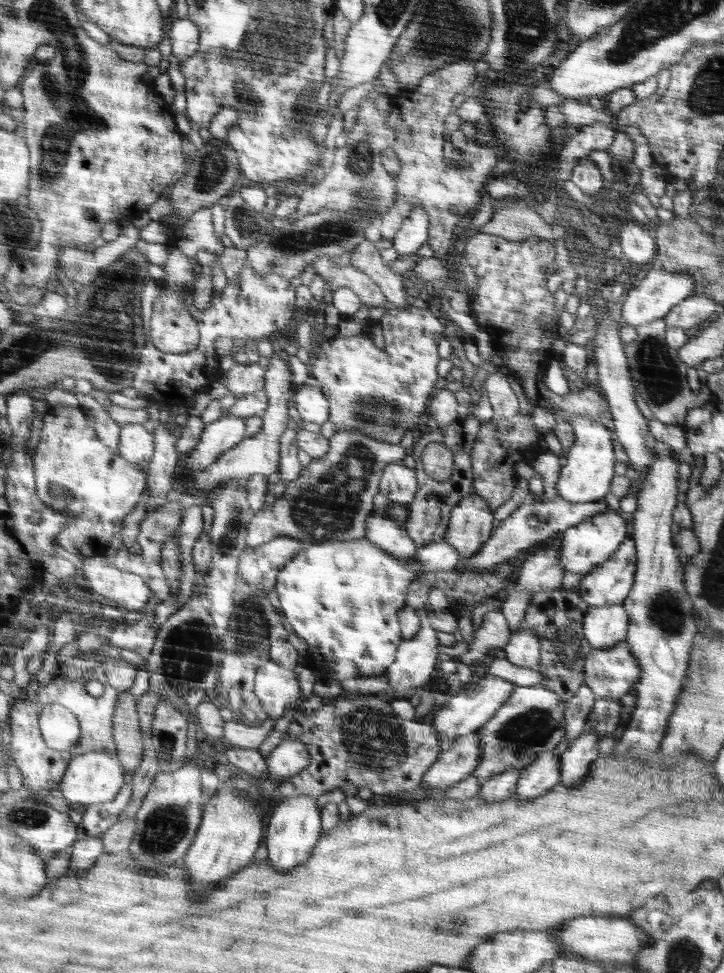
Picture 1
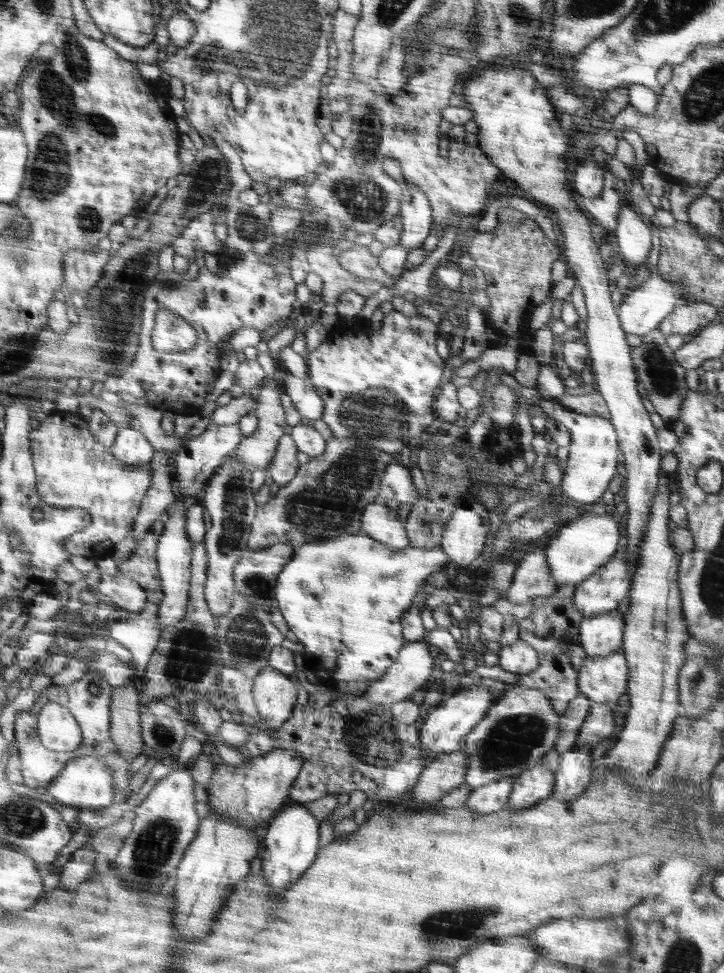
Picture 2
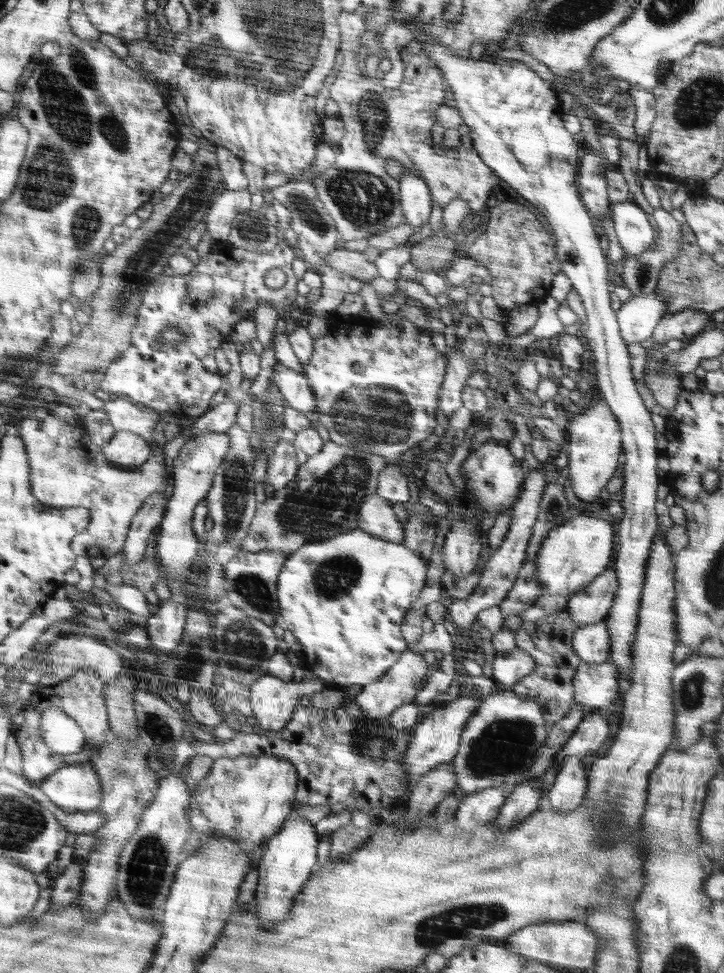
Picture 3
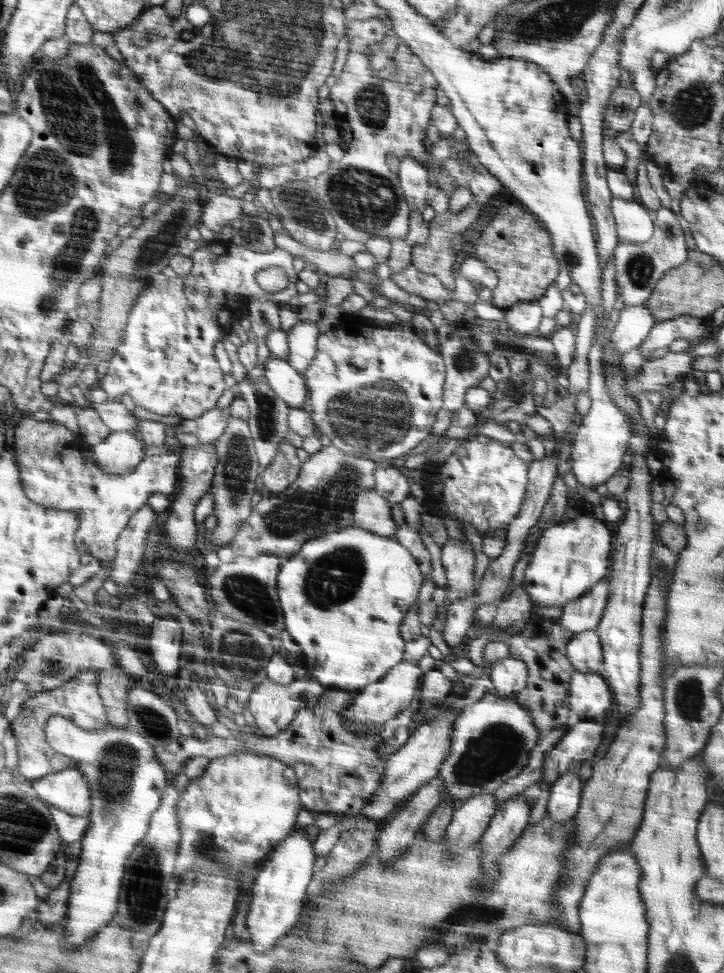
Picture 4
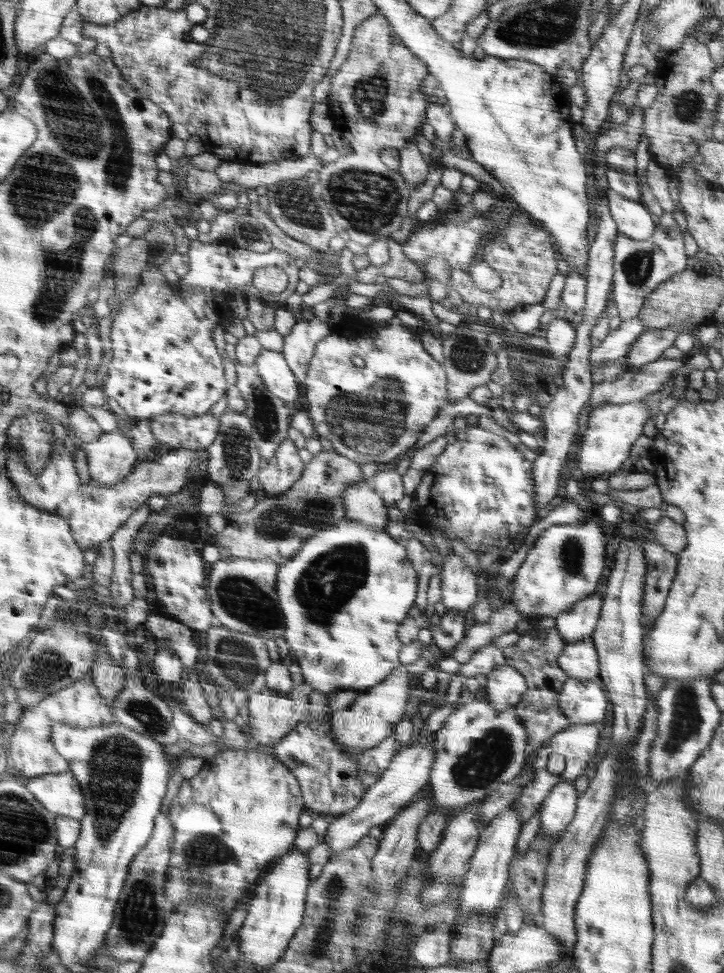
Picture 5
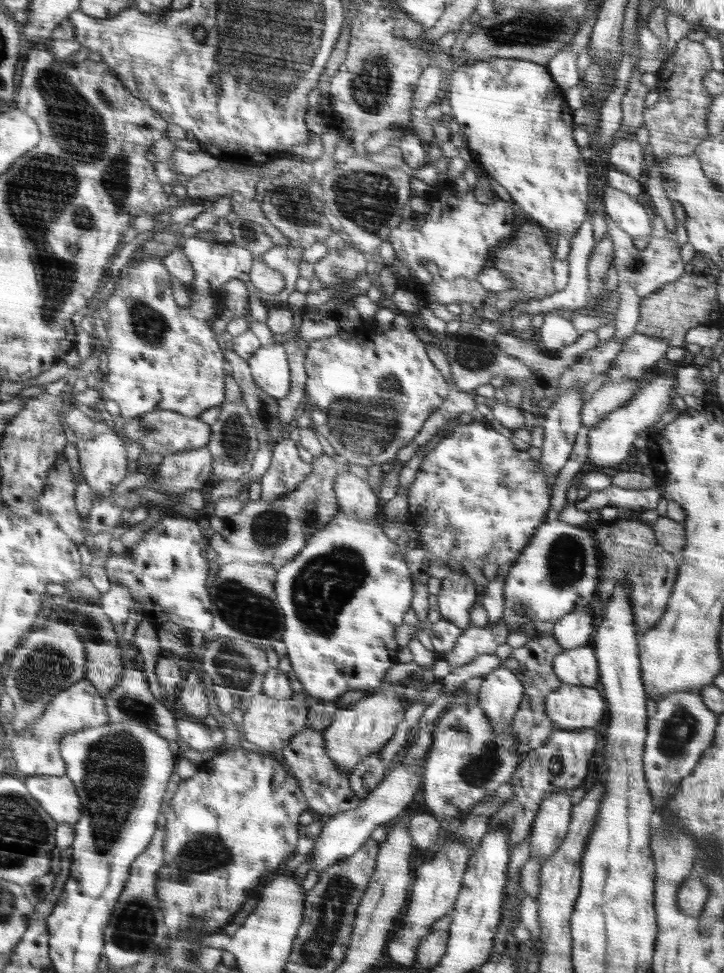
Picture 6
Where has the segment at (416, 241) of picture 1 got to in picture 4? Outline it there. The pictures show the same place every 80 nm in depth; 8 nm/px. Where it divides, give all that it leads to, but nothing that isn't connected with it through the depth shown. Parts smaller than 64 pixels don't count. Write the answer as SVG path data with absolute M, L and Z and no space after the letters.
M406 156L406 158L400 159L397 176L410 211L418 209L422 214L422 211L430 203L427 170L424 170L424 166L420 166L420 162L416 162L414 158Z

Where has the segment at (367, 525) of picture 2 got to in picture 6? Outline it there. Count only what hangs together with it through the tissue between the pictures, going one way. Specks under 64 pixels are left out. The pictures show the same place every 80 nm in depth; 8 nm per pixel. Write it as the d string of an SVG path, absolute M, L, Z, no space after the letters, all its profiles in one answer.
M350 471L338 474L334 491L340 512L354 515L359 519L374 519L380 512L382 501L364 479Z

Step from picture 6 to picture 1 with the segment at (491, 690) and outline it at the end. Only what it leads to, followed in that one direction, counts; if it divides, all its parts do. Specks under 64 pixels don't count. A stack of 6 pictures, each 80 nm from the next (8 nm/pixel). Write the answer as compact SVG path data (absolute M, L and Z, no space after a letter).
M520 621L518 631L511 635L510 641L503 648L506 658L516 666L535 669L540 664L540 643L532 629Z

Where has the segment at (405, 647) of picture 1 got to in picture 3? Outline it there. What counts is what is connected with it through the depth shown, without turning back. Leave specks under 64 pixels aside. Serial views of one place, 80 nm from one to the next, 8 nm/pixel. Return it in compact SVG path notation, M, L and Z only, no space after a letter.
M406 648L406 652L397 660L396 664L387 671L387 674L377 682L366 685L362 690L355 691L352 698L362 706L362 713L370 719L389 720L396 708L410 704L414 700L418 684L422 684L422 676L428 674L428 666L422 660L422 652L412 652Z

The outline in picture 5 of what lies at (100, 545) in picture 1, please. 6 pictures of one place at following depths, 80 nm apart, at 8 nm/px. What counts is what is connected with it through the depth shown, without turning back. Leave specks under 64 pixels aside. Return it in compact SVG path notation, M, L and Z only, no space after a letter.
M54 436L55 450L51 452L51 458L47 460L47 466L43 472L31 474L29 468L26 468L25 460L21 458L19 448L10 452L5 468L8 469L9 479L12 480L13 486L17 488L19 494L28 503L42 511L54 512L58 516L64 516L69 521L69 527L72 528L73 536L83 549L86 549L91 556L97 555L99 552L99 542L111 540L111 536L128 520L128 517L141 506L148 504L148 500L152 494L170 495L180 492L184 486L190 486L198 480L198 474L206 474L206 466L209 466L208 452L205 449L199 451L172 449L163 455L156 455L154 459L142 460L138 466L134 468L134 472L130 473L120 482L116 484L105 484L102 486L99 482L91 480L86 488L80 484L80 478L76 474L74 468L74 458L72 454L64 448L64 443Z

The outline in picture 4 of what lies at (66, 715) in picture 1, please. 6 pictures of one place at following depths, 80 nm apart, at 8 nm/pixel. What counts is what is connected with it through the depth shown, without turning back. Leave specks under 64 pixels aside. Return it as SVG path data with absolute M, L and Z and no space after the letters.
M53 715L49 719L45 733L49 744L60 754L71 758L74 766L90 776L94 784L94 812L89 812L88 830L81 838L82 848L79 864L69 884L68 910L64 918L70 920L70 944L84 944L86 938L100 932L117 914L119 890L124 874L124 865L128 855L139 843L142 843L149 830L150 819L164 798L166 771L158 760L154 746L134 729L108 727L101 731L86 730L69 718Z

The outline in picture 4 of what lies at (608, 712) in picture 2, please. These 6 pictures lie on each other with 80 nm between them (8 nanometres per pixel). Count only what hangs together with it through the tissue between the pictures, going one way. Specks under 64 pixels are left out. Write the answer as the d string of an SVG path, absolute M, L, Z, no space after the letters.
M576 720L551 751L547 751L543 762L543 773L539 780L552 785L568 770L579 770L582 762L593 759L602 742L602 722L598 720Z

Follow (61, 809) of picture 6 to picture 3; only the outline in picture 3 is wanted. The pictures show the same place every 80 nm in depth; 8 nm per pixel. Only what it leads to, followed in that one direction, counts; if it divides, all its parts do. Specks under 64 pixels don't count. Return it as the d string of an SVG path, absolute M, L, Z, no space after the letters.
M88 762L62 767L39 788L57 807L70 813L96 809L103 791L93 764Z

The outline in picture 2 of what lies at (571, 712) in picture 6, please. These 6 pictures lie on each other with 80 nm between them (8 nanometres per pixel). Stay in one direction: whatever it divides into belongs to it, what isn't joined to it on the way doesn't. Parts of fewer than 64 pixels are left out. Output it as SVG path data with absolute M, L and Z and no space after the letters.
M622 650L608 656L587 656L578 671L578 692L588 696L592 704L615 706L627 692L628 677Z

